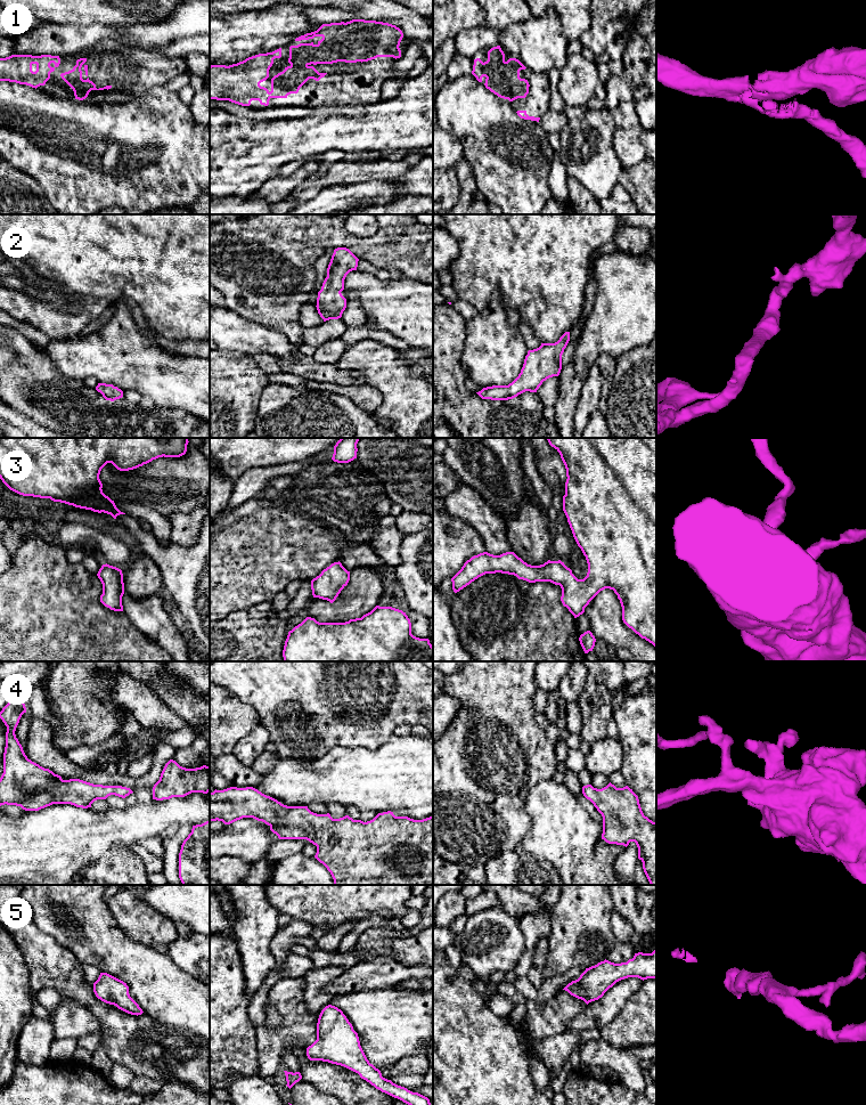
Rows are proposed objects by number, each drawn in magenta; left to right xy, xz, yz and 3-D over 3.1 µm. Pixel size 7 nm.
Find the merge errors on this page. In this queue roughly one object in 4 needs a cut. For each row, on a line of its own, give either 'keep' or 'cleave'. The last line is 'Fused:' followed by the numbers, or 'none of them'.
1: keep
2: keep
3: keep
4: keep
5: keep
Fused: none of them

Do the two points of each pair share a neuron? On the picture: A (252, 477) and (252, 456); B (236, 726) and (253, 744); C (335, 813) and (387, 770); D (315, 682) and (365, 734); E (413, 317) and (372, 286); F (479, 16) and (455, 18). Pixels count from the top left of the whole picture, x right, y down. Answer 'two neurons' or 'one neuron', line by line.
A: two neurons
B: two neurons
C: two neurons
D: one neuron
E: one neuron
F: one neuron

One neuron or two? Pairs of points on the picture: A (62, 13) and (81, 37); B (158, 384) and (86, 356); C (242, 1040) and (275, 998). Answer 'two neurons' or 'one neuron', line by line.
A: two neurons
B: one neuron
C: two neurons

